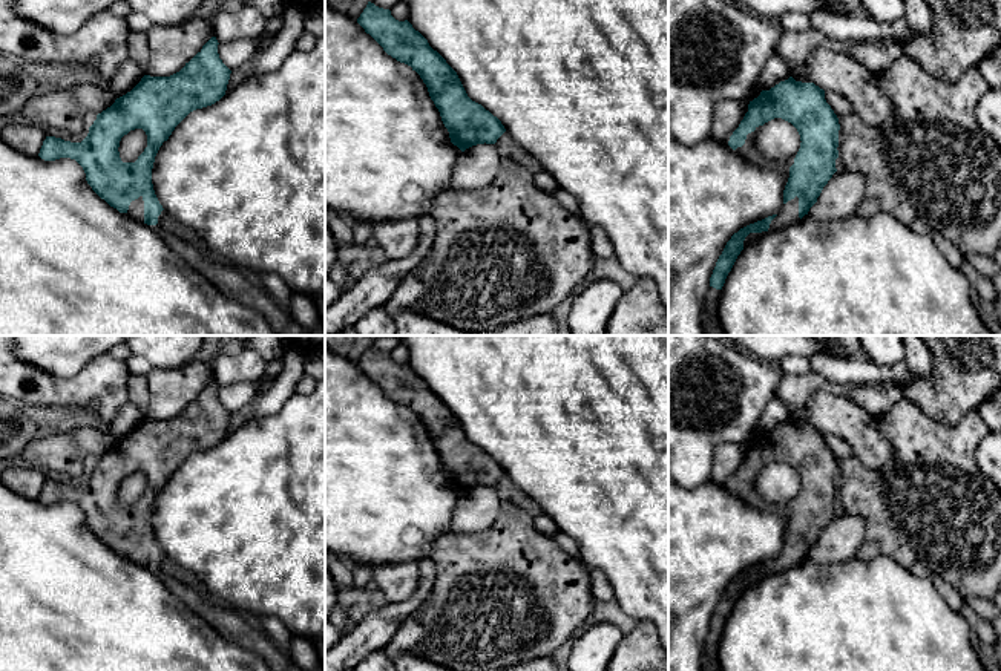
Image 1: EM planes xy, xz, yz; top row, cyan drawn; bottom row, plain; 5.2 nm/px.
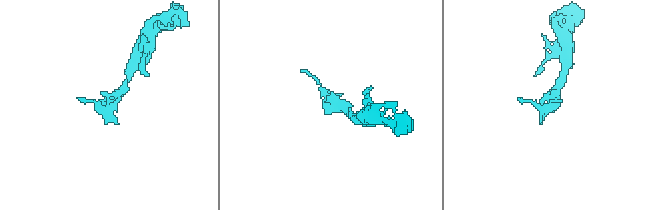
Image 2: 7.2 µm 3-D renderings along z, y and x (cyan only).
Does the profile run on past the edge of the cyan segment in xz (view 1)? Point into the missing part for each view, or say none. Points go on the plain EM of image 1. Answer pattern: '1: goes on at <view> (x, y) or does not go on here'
1: does not go on here

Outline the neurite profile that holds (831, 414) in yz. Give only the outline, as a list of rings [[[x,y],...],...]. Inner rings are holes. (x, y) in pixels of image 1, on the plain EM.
[[[819,389],[808,398],[805,409],[816,429],[846,441],[852,447],[852,455],[865,466],[884,469],[894,458],[877,420],[857,403]]]

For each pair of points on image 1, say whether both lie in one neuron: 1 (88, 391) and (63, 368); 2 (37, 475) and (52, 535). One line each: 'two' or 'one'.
1: two
2: two

